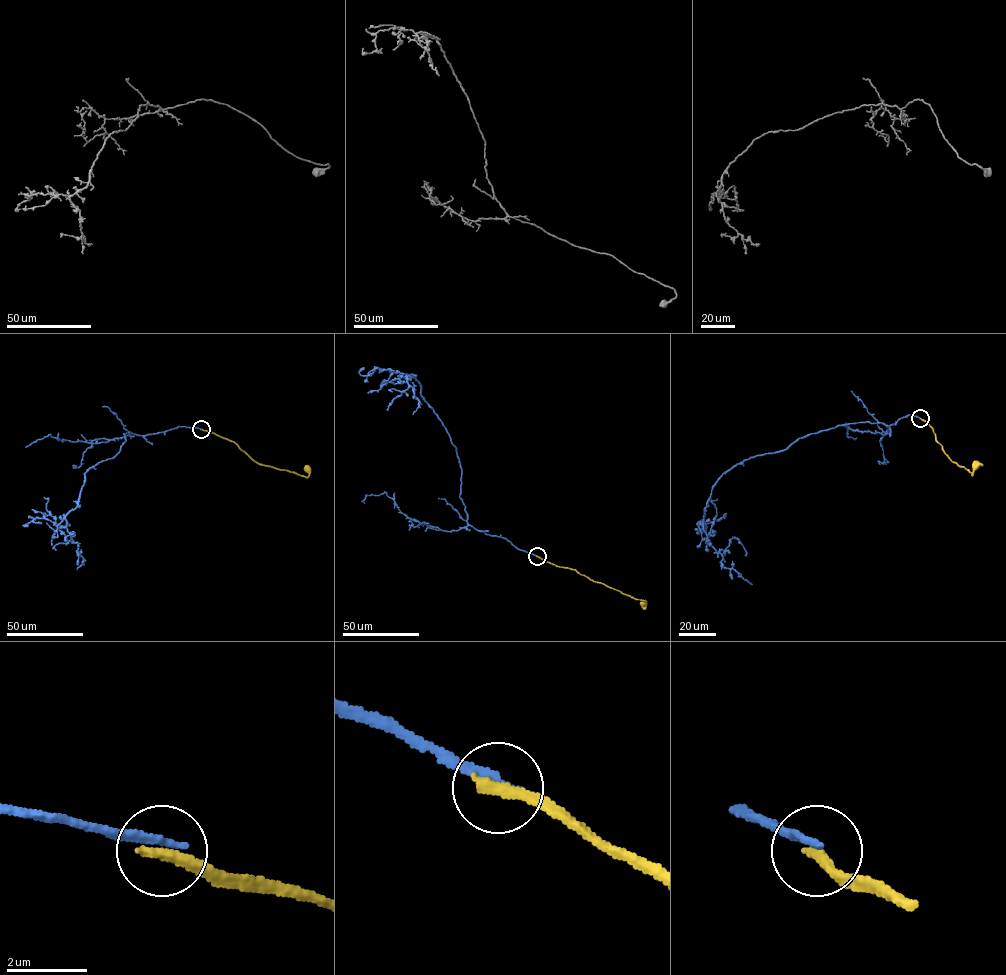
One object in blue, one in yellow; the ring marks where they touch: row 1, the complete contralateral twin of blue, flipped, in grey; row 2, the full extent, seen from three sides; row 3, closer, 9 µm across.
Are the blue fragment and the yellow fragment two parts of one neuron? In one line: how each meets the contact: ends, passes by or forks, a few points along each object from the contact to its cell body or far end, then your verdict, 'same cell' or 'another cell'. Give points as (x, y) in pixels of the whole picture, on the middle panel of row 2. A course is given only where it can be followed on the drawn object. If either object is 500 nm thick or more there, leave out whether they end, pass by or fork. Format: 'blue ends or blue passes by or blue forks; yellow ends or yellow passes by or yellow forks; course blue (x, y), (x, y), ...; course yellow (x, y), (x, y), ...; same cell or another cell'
blue ends; yellow ends; course blue (537, 556), (468, 523), (456, 448), (414, 376), (401, 373), (419, 400), (413, 414); course yellow (537, 556), (558, 567), (575, 569), (591, 580), (643, 600), (643, 603); another cell

